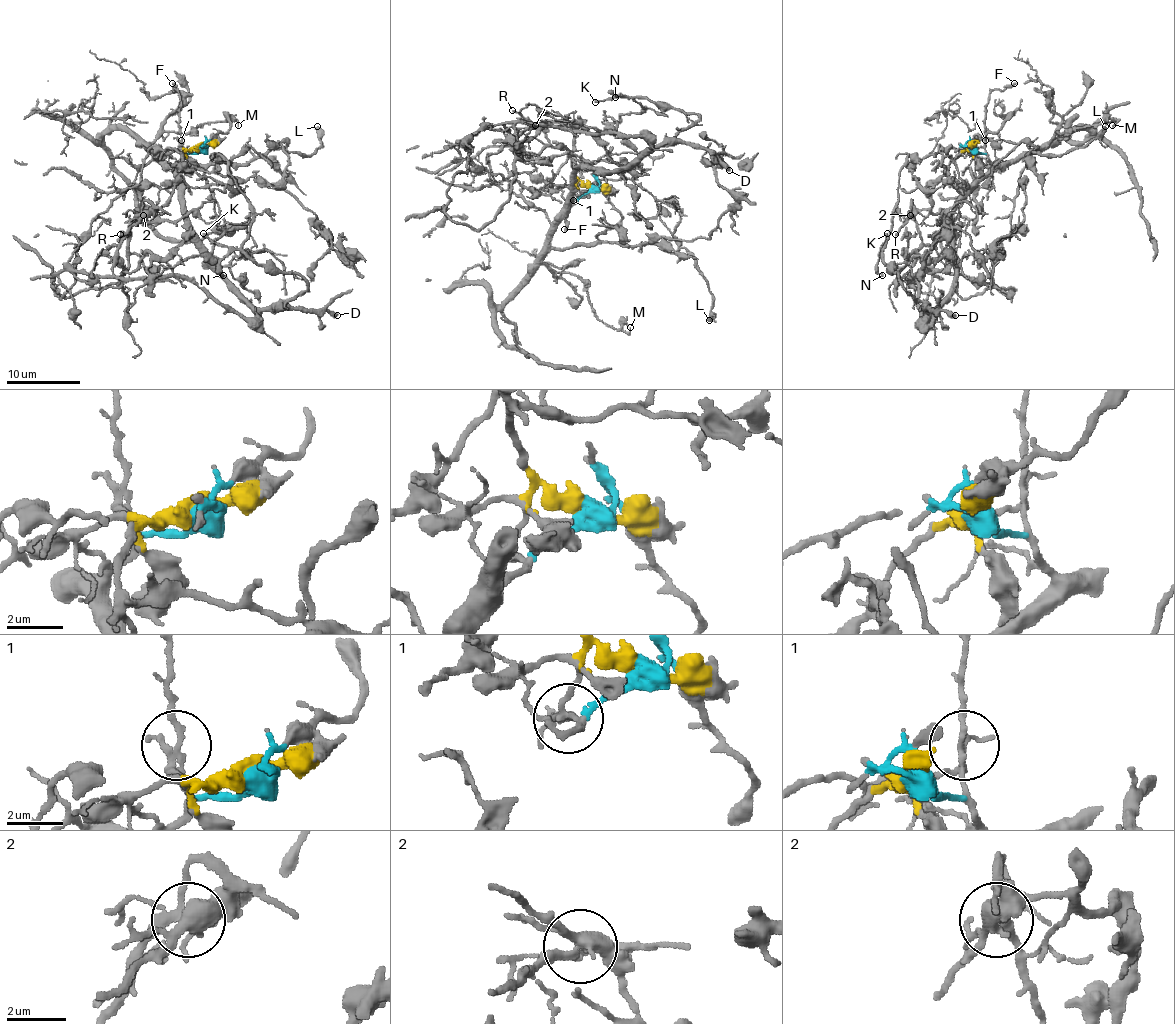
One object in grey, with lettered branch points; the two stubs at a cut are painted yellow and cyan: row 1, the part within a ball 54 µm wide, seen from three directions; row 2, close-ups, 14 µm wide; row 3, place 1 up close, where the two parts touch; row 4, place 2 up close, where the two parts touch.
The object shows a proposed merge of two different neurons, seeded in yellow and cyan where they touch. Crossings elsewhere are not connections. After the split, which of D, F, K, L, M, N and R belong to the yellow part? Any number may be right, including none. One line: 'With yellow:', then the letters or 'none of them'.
With yellow: R

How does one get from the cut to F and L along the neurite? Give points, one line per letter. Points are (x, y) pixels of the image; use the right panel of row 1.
F: (972, 148), (983, 153), (985, 150), (987, 98), (994, 89), (1004, 91), (1015, 83)
L: (972, 148), (994, 165), (1033, 150), (1028, 165), (1035, 148), (1042, 155), (1059, 155), (1087, 146), (1105, 126)

